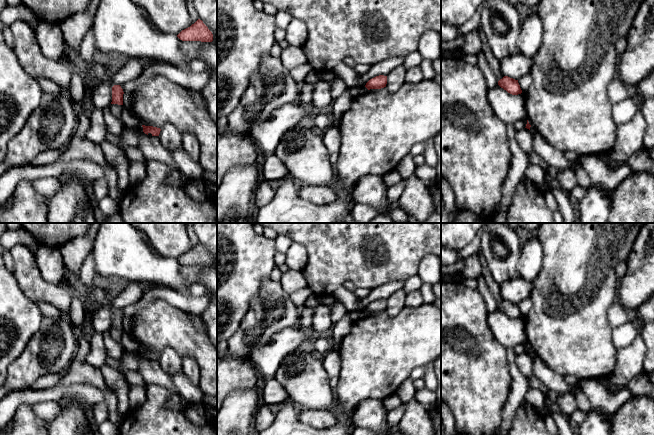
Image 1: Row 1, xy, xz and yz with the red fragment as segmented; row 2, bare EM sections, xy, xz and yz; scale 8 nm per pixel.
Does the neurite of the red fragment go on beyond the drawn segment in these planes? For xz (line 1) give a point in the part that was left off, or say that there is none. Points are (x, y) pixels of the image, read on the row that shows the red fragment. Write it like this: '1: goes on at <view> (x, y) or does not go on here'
1: does not go on here

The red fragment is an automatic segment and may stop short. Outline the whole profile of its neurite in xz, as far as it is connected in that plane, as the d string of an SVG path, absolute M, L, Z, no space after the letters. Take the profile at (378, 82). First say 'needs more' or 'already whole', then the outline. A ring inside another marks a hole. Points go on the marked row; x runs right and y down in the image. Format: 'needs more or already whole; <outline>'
already whole; M379 75L379 76L376 76L372 79L370 79L365 87L370 90L370 89L381 89L381 88L384 88L386 87L386 84L387 84L387 76L384 76L384 75Z

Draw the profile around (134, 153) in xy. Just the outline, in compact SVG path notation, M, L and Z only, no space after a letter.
M137 146L127 148L125 154L129 161L139 161L143 164L147 164L148 162Z

